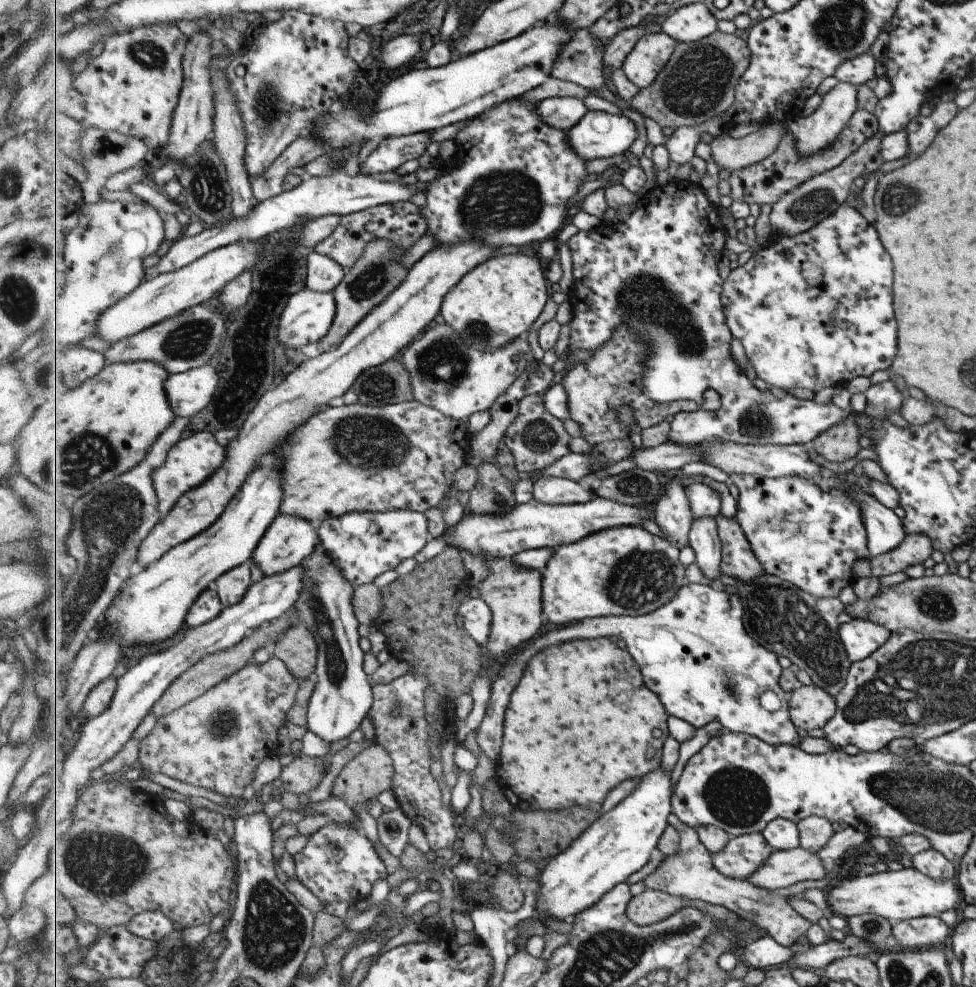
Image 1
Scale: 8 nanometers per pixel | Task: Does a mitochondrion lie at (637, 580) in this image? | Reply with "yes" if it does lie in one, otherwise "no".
yes

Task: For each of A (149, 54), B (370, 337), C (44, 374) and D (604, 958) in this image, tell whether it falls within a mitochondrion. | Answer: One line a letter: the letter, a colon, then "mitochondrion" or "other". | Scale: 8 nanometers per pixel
A: mitochondrion
B: other
C: mitochondrion
D: mitochondrion

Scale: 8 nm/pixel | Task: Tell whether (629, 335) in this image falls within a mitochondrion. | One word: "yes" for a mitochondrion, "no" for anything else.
yes

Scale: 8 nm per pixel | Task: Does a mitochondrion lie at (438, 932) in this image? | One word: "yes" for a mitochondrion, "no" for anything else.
no

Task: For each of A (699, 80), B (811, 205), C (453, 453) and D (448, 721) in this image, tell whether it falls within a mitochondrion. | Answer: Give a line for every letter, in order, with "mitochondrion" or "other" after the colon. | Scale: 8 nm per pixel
A: mitochondrion
B: mitochondrion
C: other
D: other

